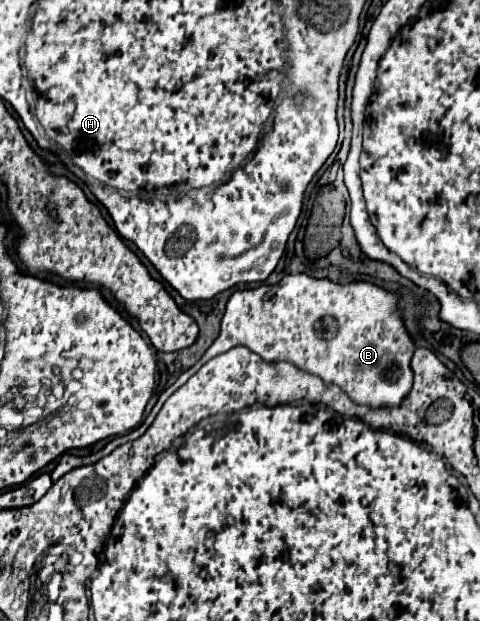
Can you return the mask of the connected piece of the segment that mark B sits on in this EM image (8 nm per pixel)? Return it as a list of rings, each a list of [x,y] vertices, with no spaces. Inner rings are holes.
[[[302,272],[286,274],[274,286],[262,284],[260,288],[254,288],[254,290],[236,290],[226,304],[226,312],[222,318],[222,330],[218,338],[212,342],[212,346],[204,352],[204,356],[194,366],[183,372],[174,384],[160,393],[144,423],[128,435],[113,438],[101,450],[87,456],[64,454],[60,462],[56,464],[56,468],[52,470],[52,480],[56,482],[60,476],[64,476],[66,472],[78,466],[94,464],[118,446],[142,436],[154,421],[164,402],[180,386],[184,385],[202,364],[206,364],[210,358],[222,352],[228,352],[234,346],[246,346],[270,364],[290,362],[298,370],[320,376],[324,384],[338,386],[356,404],[368,406],[372,410],[400,406],[406,394],[410,394],[410,386],[414,382],[410,358],[416,350],[416,342],[404,326],[400,298],[402,296],[398,292],[390,292],[370,282],[356,280],[349,284],[339,284],[326,278],[311,278]],[[323,315],[326,318],[326,324],[332,322],[332,330],[336,332],[336,336],[330,338],[330,332],[326,332],[326,328],[322,328],[320,332],[318,320]]]

